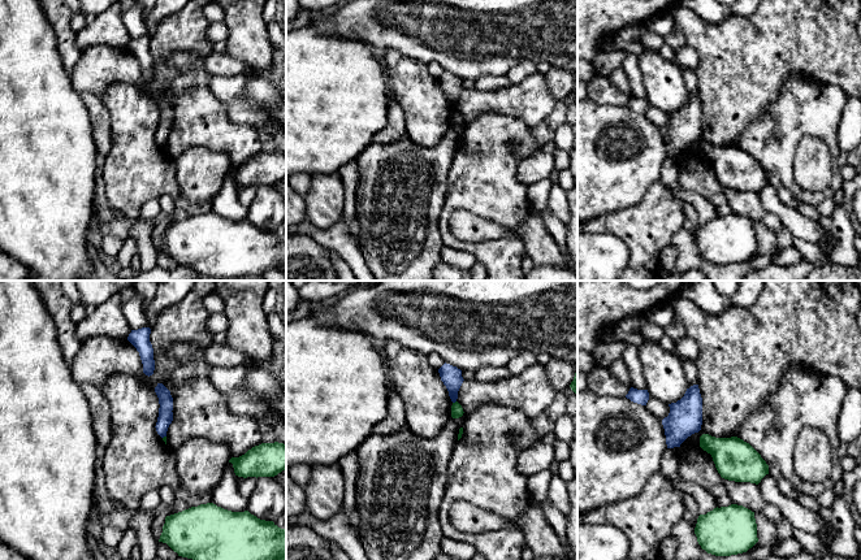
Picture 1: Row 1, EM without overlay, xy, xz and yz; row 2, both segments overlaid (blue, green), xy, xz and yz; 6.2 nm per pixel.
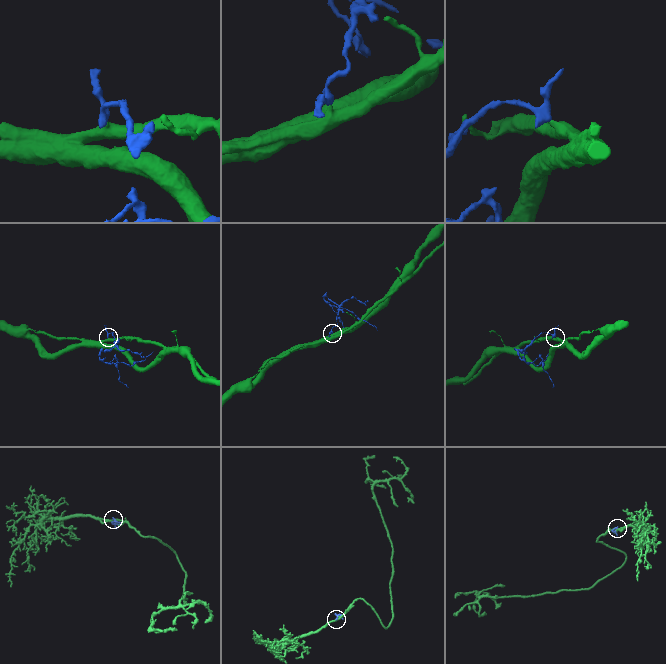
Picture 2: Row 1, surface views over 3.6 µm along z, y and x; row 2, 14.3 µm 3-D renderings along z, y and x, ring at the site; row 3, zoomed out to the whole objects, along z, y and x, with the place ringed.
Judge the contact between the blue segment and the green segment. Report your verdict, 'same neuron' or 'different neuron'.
different neuron

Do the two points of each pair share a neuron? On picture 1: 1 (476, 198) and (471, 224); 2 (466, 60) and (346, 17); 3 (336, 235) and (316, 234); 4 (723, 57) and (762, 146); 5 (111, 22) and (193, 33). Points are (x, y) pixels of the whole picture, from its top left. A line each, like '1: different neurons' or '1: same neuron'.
1: different neurons
2: same neuron
3: same neuron
4: different neurons
5: different neurons

